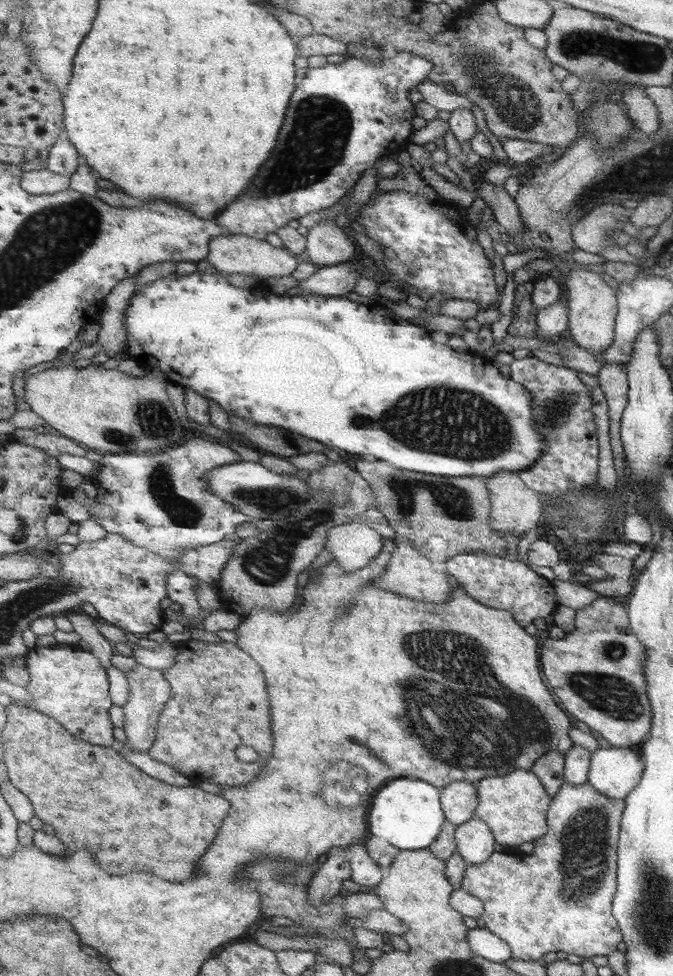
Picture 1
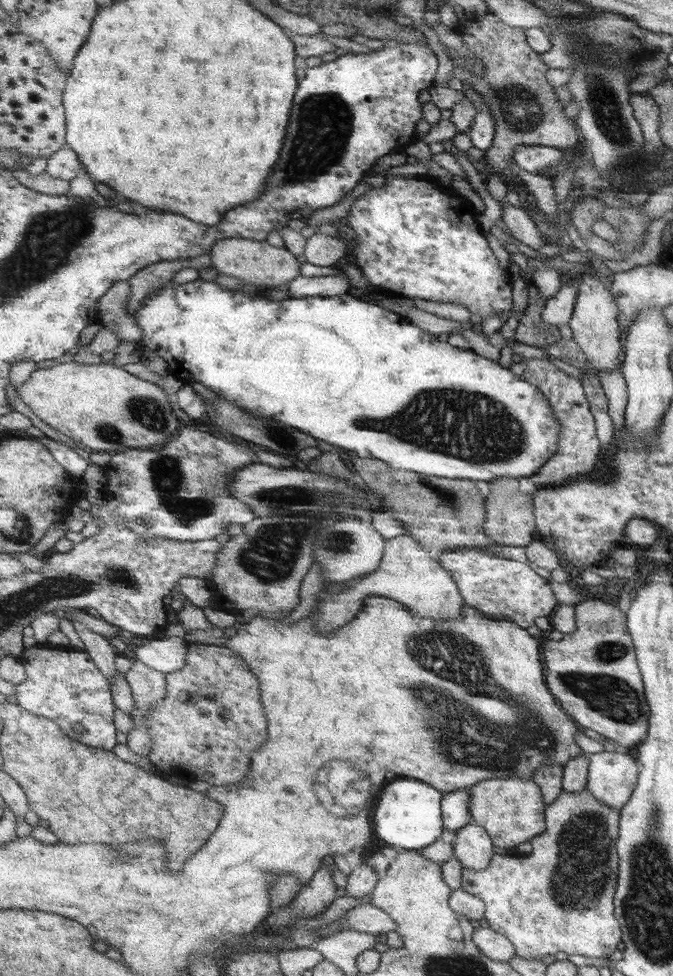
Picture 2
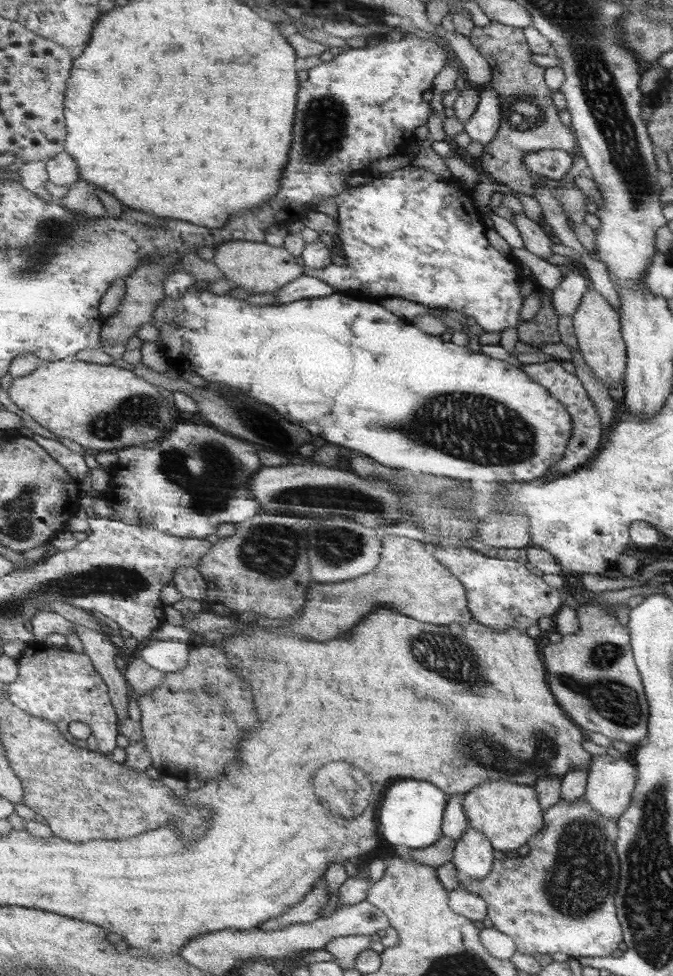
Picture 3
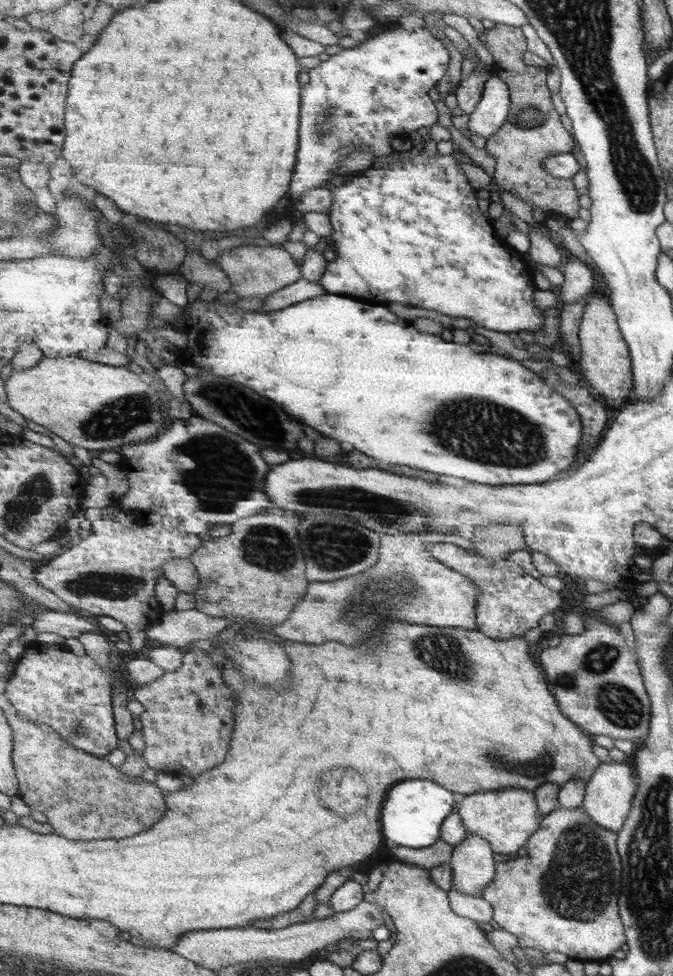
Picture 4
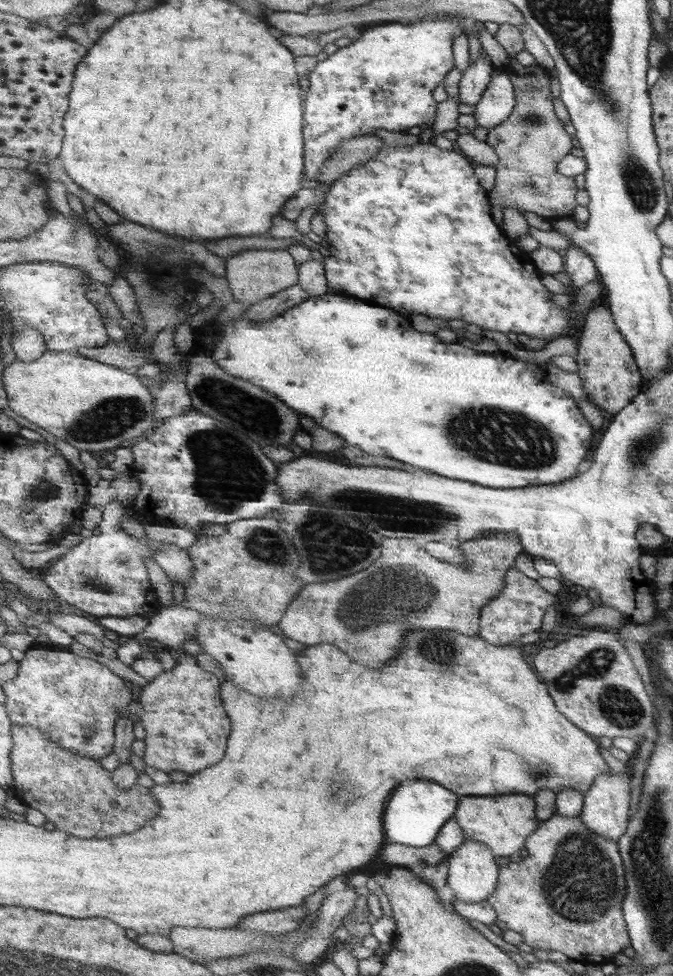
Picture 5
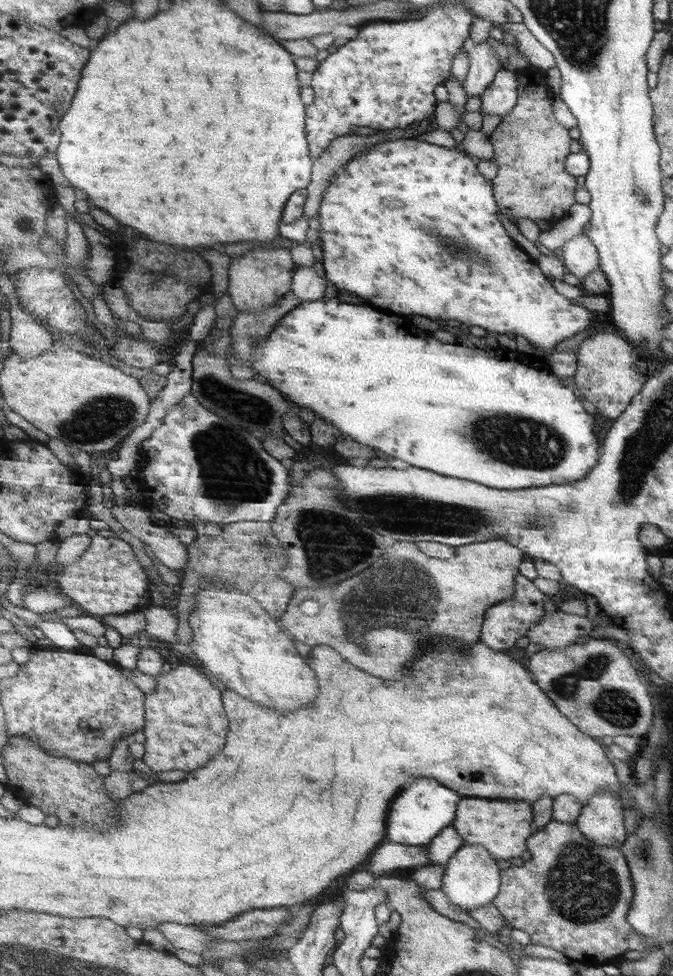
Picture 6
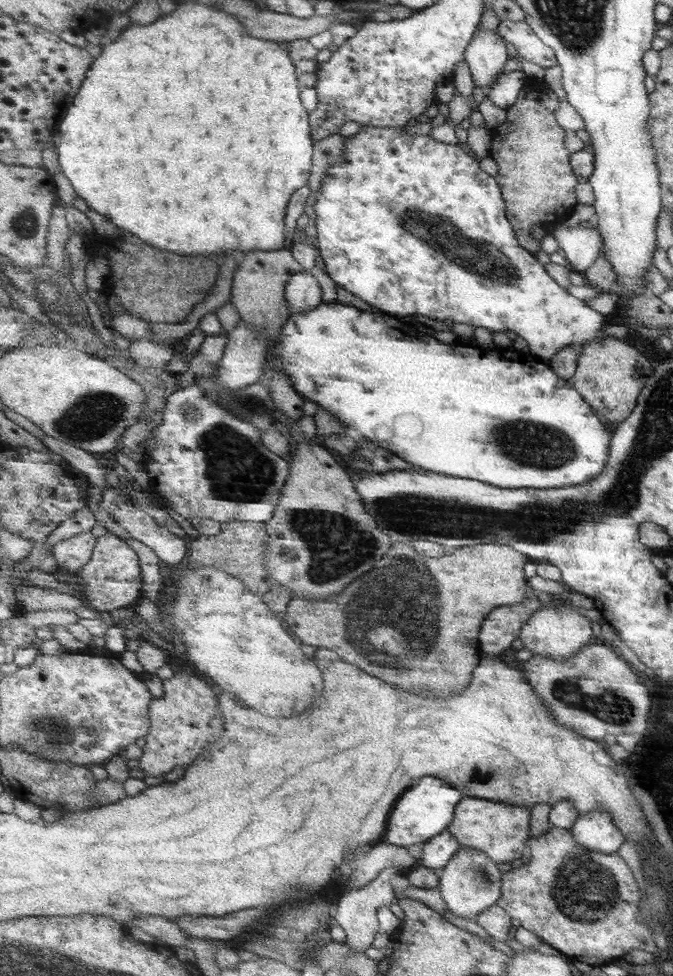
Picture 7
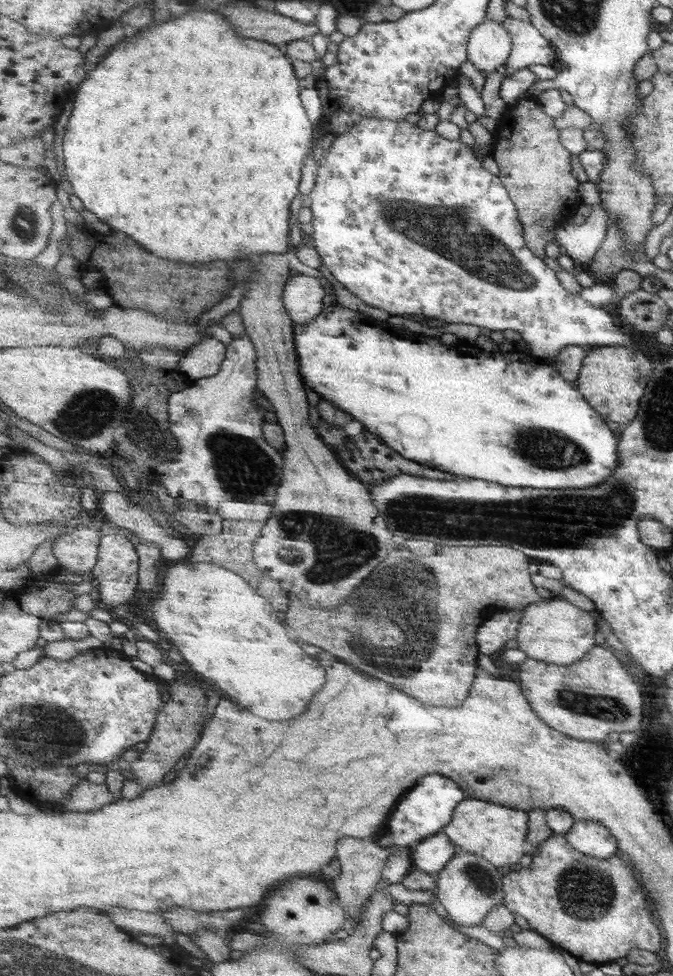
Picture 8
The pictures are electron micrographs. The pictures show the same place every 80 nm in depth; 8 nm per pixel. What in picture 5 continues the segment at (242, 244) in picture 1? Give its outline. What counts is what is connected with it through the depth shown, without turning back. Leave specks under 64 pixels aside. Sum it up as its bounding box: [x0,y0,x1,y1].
[225,249,300,307]

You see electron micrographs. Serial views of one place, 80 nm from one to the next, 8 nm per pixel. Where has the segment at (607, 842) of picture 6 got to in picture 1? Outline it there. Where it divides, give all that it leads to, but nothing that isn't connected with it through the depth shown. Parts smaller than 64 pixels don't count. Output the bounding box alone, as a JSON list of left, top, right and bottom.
[587,747,644,799]

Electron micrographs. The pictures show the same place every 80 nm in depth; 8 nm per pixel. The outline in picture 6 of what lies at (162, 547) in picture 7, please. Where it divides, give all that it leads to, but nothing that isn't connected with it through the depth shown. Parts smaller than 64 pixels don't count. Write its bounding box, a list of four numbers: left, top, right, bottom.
[102,485,189,570]

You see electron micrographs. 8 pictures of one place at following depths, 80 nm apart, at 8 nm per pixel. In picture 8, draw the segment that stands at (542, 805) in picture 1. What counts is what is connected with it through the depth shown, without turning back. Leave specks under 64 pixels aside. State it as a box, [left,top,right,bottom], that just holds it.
[443,799,530,867]

